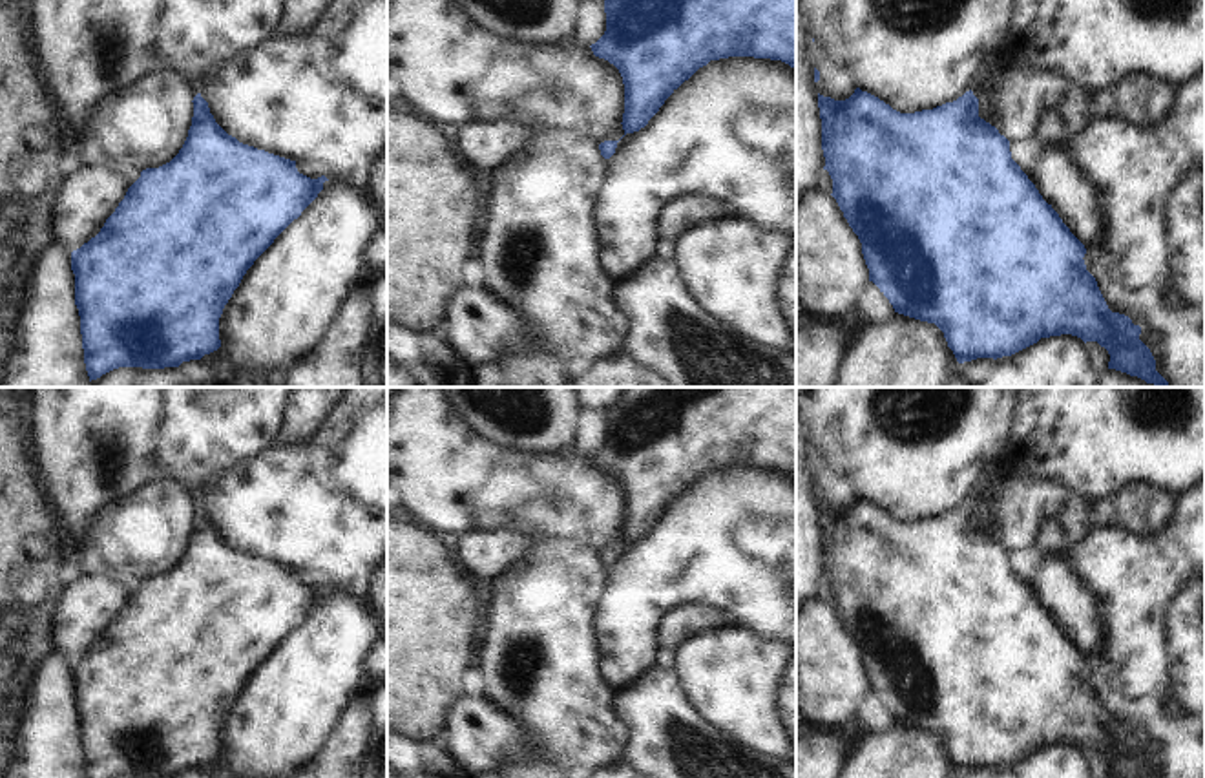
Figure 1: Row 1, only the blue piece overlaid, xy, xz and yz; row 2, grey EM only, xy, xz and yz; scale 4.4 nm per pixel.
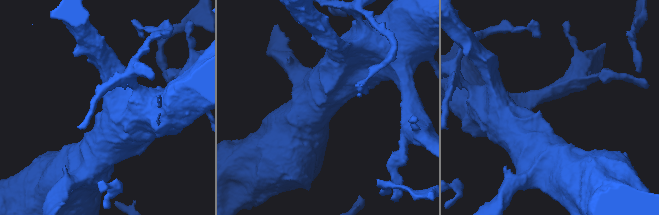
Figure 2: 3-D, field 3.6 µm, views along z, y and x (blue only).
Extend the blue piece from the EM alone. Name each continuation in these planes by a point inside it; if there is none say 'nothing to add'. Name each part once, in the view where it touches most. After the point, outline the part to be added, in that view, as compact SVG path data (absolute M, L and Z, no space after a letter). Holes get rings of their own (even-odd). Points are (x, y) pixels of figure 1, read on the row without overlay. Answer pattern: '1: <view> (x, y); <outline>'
1: yz (992, 468); M990 464L990 466L982 471L979 482L975 484L975 489L971 491L971 500L973 500L973 504L975 504L977 508L980 506L980 499L979 499L979 497L980 497L984 486L986 486L986 482L988 482L990 477L995 475L997 471L999 471L999 464Z

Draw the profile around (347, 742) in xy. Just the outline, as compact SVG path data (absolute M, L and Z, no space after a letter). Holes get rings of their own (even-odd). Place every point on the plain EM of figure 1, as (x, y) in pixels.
M360 690L341 710L336 725L312 762L288 778L360 778L358 765L369 749L371 707Z

